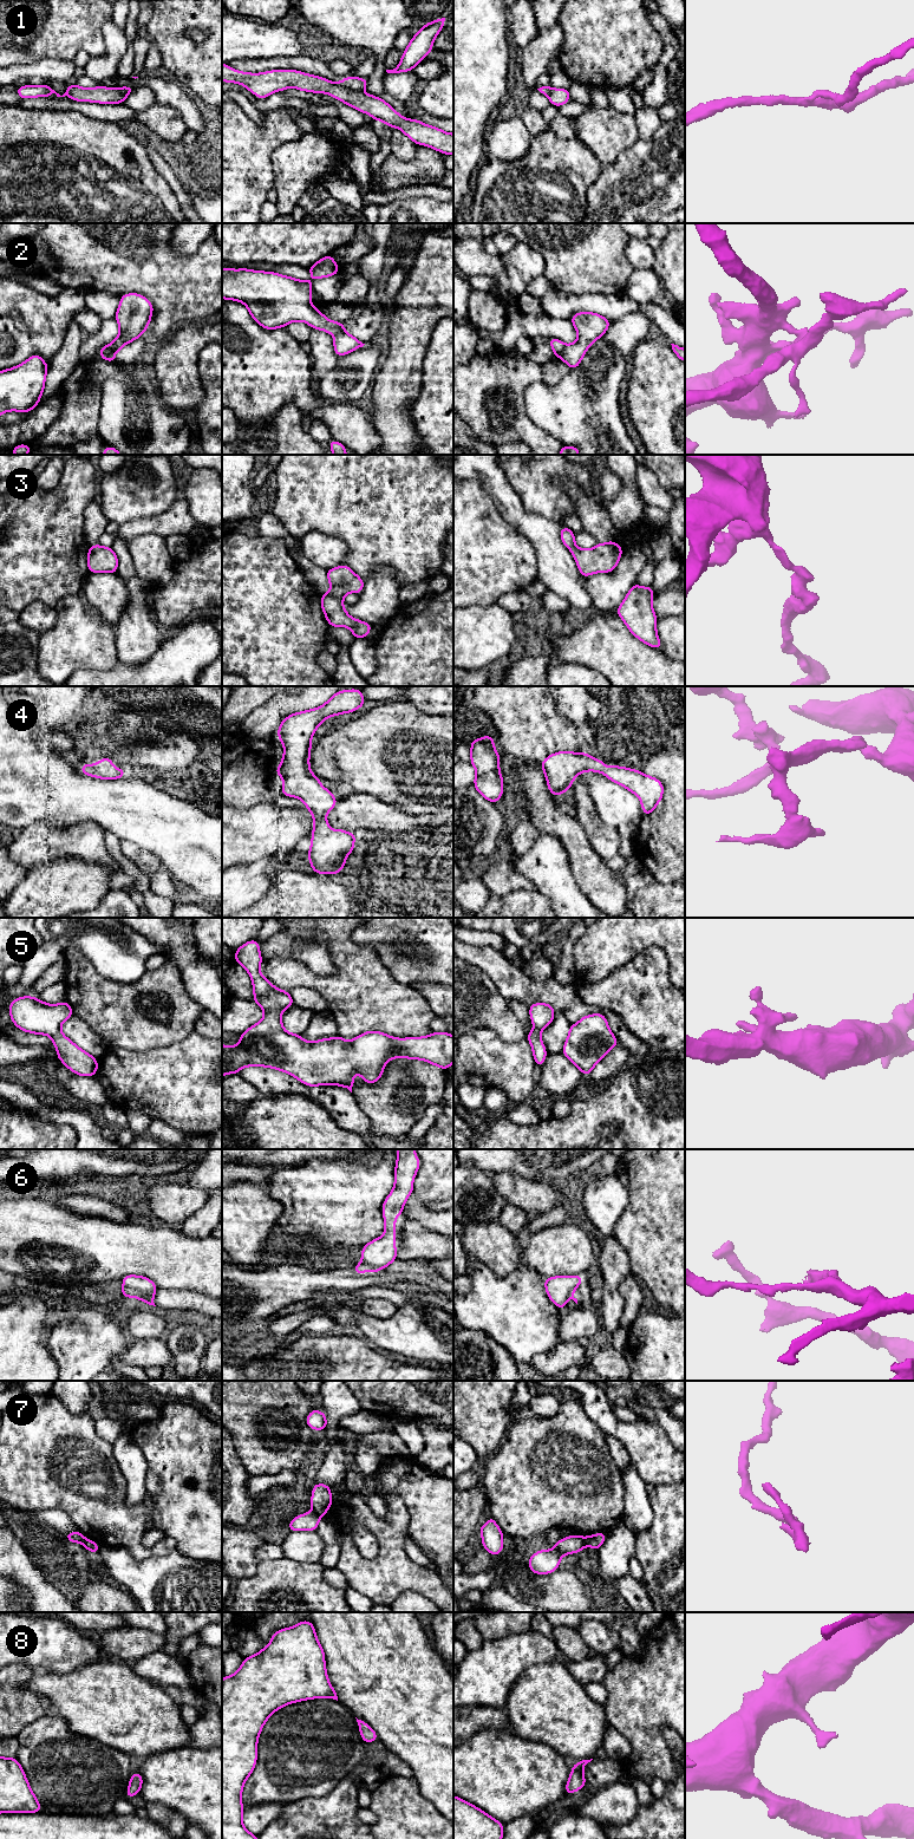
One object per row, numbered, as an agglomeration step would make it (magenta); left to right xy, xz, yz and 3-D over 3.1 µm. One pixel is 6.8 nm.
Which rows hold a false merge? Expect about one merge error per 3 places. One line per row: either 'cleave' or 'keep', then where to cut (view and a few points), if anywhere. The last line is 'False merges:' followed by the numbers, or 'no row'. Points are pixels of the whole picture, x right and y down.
1: cleave | xz (340, 82), (361, 92)
2: cleave | xy (118, 337), (117, 341), (100, 357)
3: keep | no cut
4: keep | no cut
5: keep | no cut
6: cleave | xy (123, 1285), (138, 1291), (143, 1299)
7: cleave | xz (313, 1511), (320, 1517)
8: keep | no cut
False merges: 1, 2, 6, 7

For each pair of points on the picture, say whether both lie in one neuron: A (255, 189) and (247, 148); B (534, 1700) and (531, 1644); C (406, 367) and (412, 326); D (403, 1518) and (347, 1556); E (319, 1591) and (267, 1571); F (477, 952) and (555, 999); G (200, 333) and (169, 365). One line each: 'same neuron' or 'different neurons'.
A: same neuron
B: different neurons
C: same neuron
D: same neuron
E: same neuron
F: same neuron
G: same neuron

